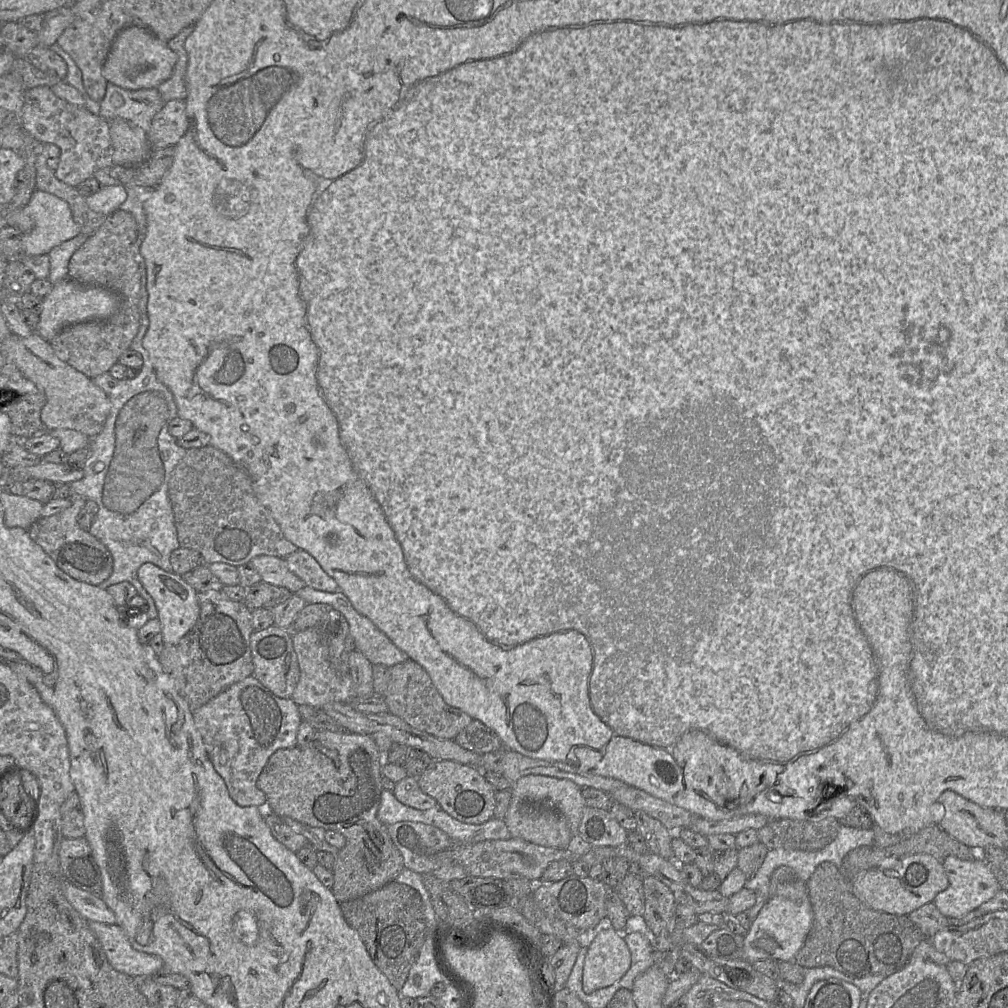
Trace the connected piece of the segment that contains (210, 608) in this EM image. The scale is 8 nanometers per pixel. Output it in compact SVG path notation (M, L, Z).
M209 590L197 593L199 617L193 628L176 645L184 669L184 696L191 713L203 706L231 685L252 675L253 662L250 649L252 627L251 610L243 601L233 601L220 591Z

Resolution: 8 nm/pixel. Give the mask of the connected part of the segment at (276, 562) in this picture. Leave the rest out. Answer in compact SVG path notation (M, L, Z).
M262 555L253 558L249 563L259 573L262 582L284 587L292 593L306 586L303 580L289 570L284 558Z

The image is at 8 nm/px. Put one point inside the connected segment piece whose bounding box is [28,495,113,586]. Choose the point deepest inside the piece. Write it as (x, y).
(75, 551)

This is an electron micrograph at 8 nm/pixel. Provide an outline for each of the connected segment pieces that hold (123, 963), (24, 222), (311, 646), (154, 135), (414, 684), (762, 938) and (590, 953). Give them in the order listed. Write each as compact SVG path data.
M88 921L88 926L115 970L133 978L152 977L162 971L162 959L135 950L124 930L117 924Z
M38 189L33 191L25 207L17 209L7 216L6 224L22 232L22 252L29 256L49 254L54 247L80 233L80 227L74 221L68 203L53 194Z
M315 628L292 634L294 651L298 658L300 678L291 699L299 705L322 708L331 702L347 703L354 696L354 686L350 673L341 674L331 664L327 645L322 641Z
M175 99L165 103L146 133L153 150L175 146L186 133L188 125L185 100Z
M408 659L388 666L386 674L387 689L381 696L388 706L389 713L401 718L413 728L439 739L454 740L472 722L470 715L444 701L429 674L417 662Z
M780 896L770 897L744 937L742 960L750 963L763 959L793 961L811 929L813 916L814 912L809 897L800 900L790 900Z
M607 915L593 930L585 931L591 934L586 940L588 941L588 948L584 961L582 984L585 993L592 993L619 981L630 968L631 954L624 935L609 925Z

